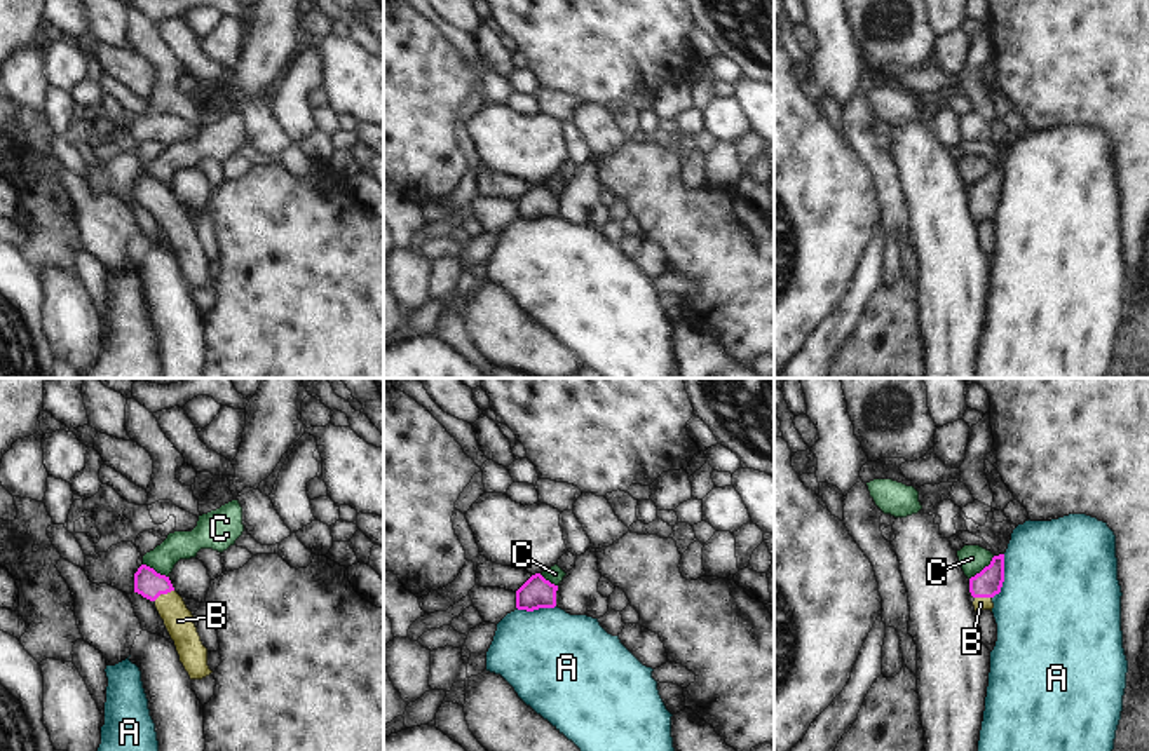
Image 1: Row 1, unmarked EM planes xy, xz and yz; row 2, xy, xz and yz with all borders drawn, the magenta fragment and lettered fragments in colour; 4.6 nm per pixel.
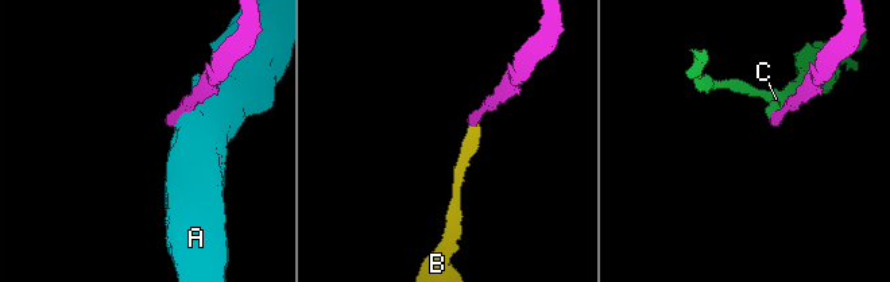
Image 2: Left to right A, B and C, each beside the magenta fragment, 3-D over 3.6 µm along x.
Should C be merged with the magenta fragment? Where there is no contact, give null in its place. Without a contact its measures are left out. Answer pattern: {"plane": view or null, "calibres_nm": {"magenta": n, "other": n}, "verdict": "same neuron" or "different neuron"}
{"plane": "yz", "calibres_nm": {"magenta": 130, "other": 130}, "verdict": "different neuron"}

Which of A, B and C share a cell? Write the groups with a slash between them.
A / B / C

